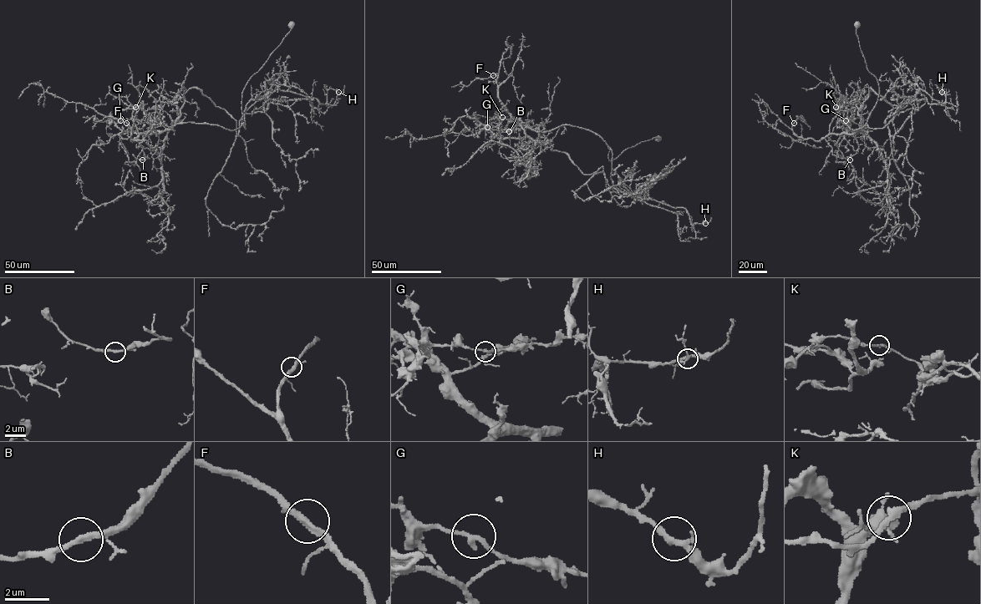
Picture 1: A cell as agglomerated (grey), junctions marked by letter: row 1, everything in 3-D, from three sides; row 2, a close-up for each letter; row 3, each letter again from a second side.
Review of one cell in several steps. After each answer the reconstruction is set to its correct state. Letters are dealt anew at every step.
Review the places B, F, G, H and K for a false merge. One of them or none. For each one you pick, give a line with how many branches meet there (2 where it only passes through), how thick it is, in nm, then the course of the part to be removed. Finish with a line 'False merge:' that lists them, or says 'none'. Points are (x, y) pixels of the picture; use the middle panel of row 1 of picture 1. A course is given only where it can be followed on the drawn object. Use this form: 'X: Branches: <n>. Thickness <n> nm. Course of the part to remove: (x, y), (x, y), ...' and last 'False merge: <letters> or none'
K: Branches: 2. Thickness 240 nm. Course of the part to remove: (502, 117), (536, 131), (571, 124), (596, 133), (612, 150), (617, 189), (684, 208), (693, 226), (712, 218)
False merge: K

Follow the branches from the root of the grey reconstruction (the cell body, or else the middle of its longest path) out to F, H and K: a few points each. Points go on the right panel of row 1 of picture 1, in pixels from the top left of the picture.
F: (857, 24), (879, 87), (866, 123), (853, 130), (843, 122), (841, 134), (815, 140), (798, 137), (794, 123)
H: (857, 24), (866, 68), (879, 87), (869, 128), (882, 129), (907, 99), (942, 104), (942, 92)
K: (857, 24), (860, 48), (877, 83), (878, 97), (866, 123), (856, 129), (841, 120), (841, 107), (836, 107)

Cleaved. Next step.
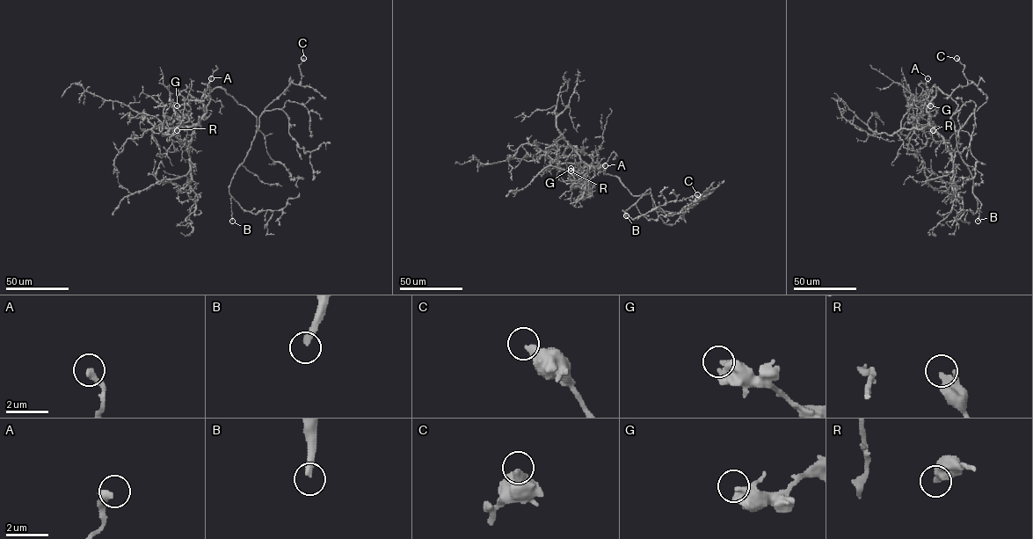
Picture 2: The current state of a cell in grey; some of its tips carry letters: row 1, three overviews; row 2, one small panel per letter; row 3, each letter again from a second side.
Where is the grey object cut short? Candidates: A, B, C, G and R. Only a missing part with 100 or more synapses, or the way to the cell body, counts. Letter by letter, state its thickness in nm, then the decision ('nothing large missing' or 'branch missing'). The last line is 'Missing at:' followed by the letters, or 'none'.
A: calibre 360 nm; nothing large missing
B: calibre 300 nm; branch missing
C: calibre 380 nm; nothing large missing
G: calibre 360 nm; nothing large missing
R: calibre 400 nm; nothing large missing
Missing at: B

